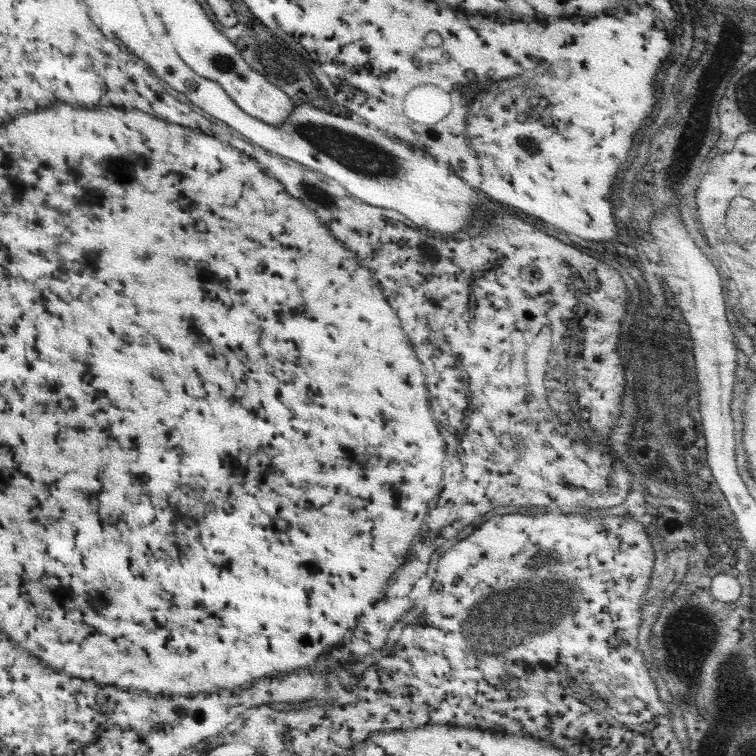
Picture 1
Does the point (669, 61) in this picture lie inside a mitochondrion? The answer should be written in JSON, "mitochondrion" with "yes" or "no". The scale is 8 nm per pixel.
{"mitochondrion":"no"}

